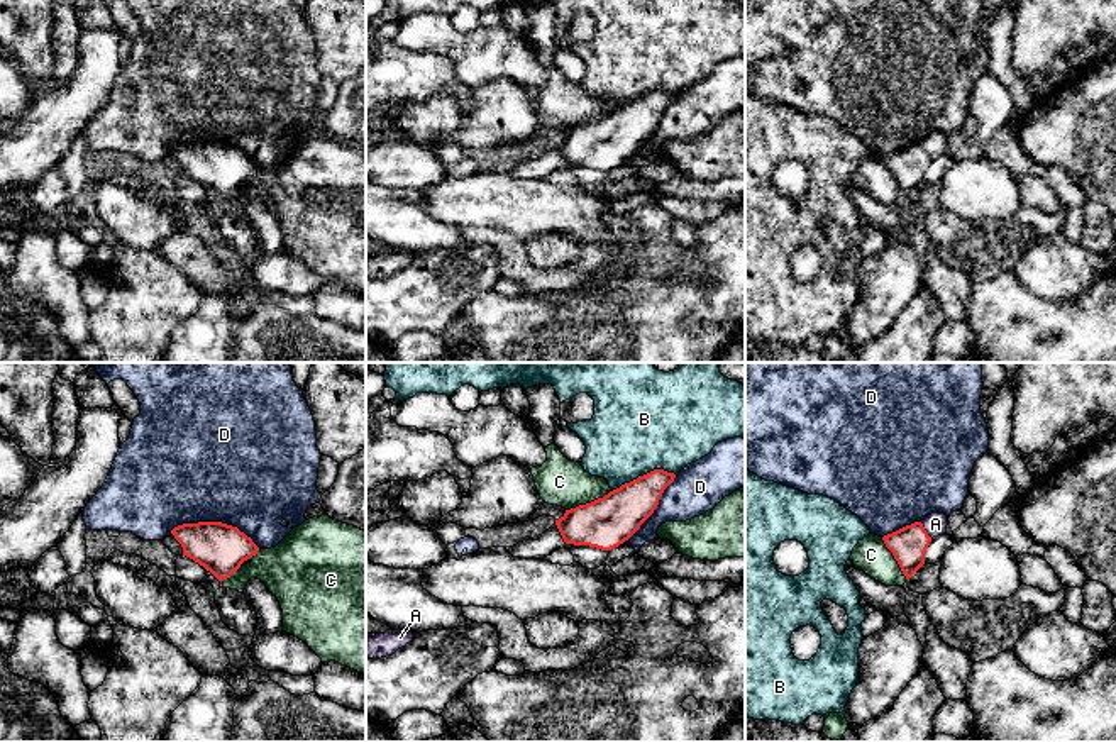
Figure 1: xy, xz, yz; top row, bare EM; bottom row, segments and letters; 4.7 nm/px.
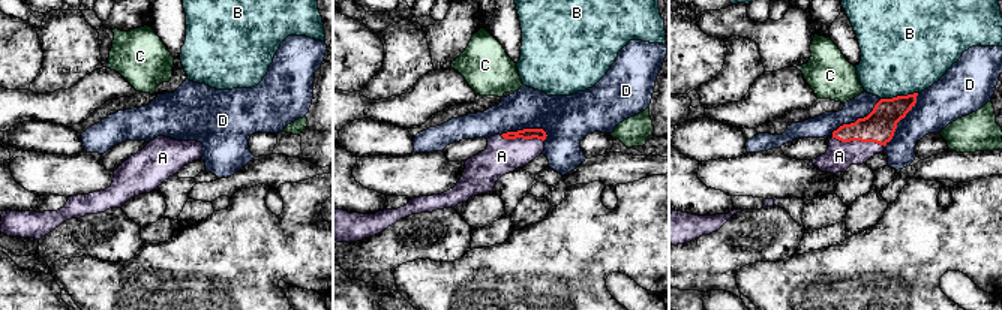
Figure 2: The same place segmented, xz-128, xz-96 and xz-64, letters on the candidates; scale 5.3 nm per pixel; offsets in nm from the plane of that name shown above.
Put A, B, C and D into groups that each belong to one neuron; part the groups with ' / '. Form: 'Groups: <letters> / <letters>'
Groups: A / B / C / D

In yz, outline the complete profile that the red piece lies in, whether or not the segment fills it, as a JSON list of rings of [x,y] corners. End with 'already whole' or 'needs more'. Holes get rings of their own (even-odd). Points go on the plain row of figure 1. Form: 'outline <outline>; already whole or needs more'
outline [[[936,132],[925,137],[921,142],[914,142],[882,158],[906,200],[925,185],[925,173],[931,159],[947,152],[947,137],[948,136]]]; needs more

